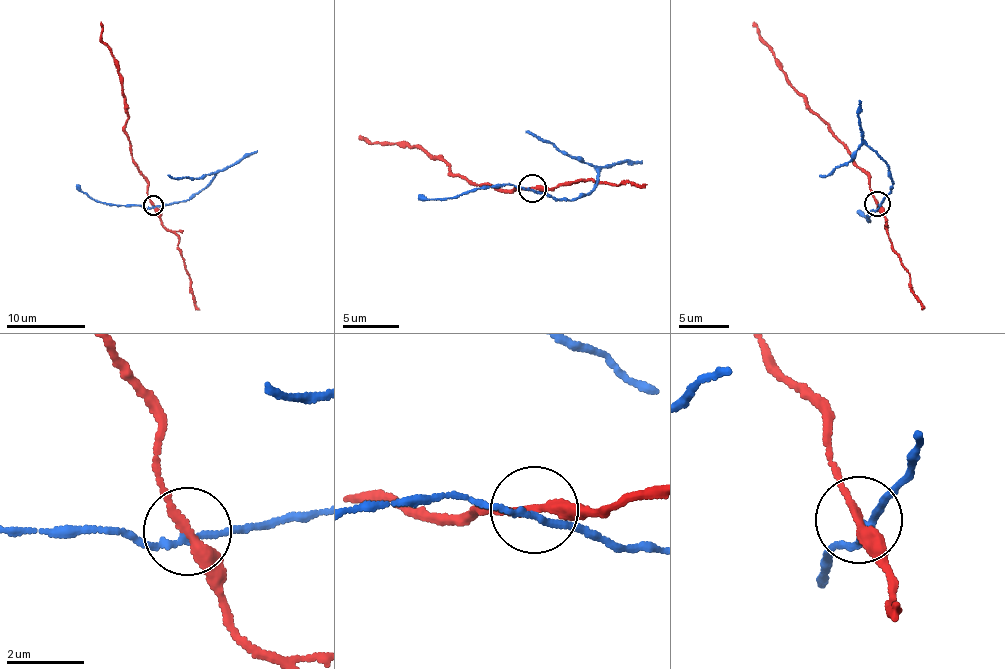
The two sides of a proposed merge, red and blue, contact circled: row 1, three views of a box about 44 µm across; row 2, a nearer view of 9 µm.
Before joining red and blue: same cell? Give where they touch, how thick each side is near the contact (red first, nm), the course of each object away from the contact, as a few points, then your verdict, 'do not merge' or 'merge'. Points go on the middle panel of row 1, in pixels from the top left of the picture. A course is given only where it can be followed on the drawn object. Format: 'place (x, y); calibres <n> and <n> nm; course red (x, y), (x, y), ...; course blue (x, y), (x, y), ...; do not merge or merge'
place (532, 188); calibres 240 and 140 nm; course red (532, 189), (510, 192), (489, 185), (476, 186), (451, 174), (447, 165), (413, 145), (371, 143), (359, 136); course blue (532, 189), (574, 201), (594, 189), (598, 172), (588, 162), (563, 155), (526, 132); do not merge

